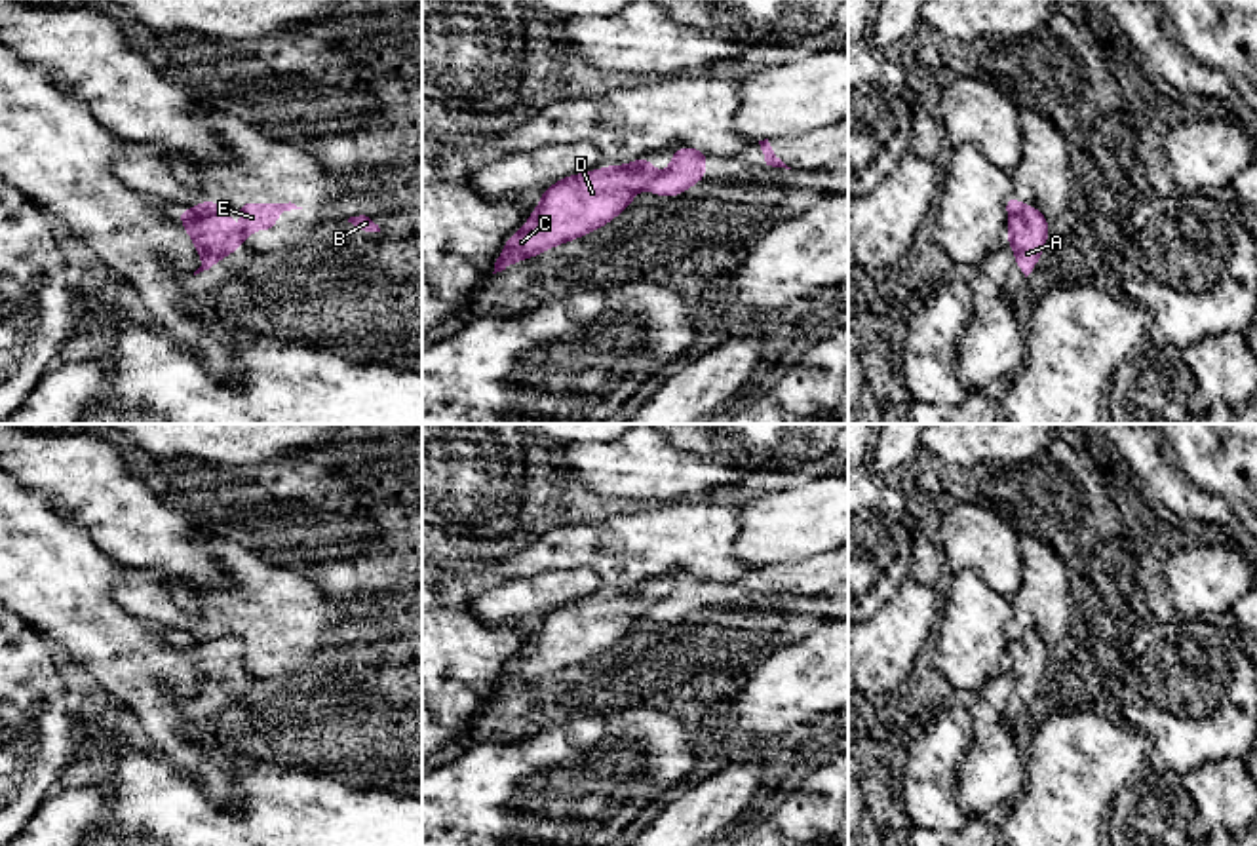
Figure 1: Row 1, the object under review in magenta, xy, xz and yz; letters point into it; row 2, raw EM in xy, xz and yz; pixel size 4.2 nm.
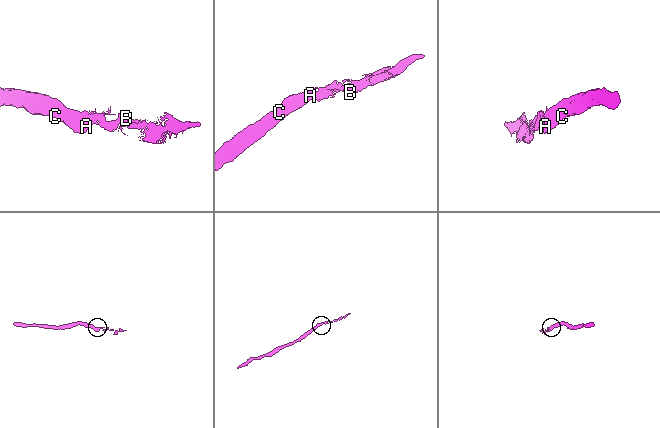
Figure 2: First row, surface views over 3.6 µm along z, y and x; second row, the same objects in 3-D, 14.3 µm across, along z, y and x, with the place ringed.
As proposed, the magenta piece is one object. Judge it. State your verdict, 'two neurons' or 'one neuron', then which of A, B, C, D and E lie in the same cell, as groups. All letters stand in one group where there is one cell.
two neurons; A C D / B E

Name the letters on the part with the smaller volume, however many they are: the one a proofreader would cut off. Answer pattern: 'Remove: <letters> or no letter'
Remove: B, E

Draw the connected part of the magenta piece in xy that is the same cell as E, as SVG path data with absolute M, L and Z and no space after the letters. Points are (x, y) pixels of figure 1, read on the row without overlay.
M289 627L289 629L238 629L234 635L240 637L243 643L240 669L249 669L249 660L253 656L264 654L272 658L276 654L276 644L280 639L302 633L297 633L295 629Z

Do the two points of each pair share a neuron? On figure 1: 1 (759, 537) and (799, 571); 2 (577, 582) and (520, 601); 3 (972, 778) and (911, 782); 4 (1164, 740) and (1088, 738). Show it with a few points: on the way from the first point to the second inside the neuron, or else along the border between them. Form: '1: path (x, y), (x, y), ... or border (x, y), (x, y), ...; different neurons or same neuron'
1: border (828, 550), (769, 565); different neurons
2: path (563, 586), (533, 594); same neuron
3: border (972, 738), (959, 767), (959, 803), (968, 816); different neurons
4: border (1126, 725), (1145, 738), (1147, 765); different neurons

